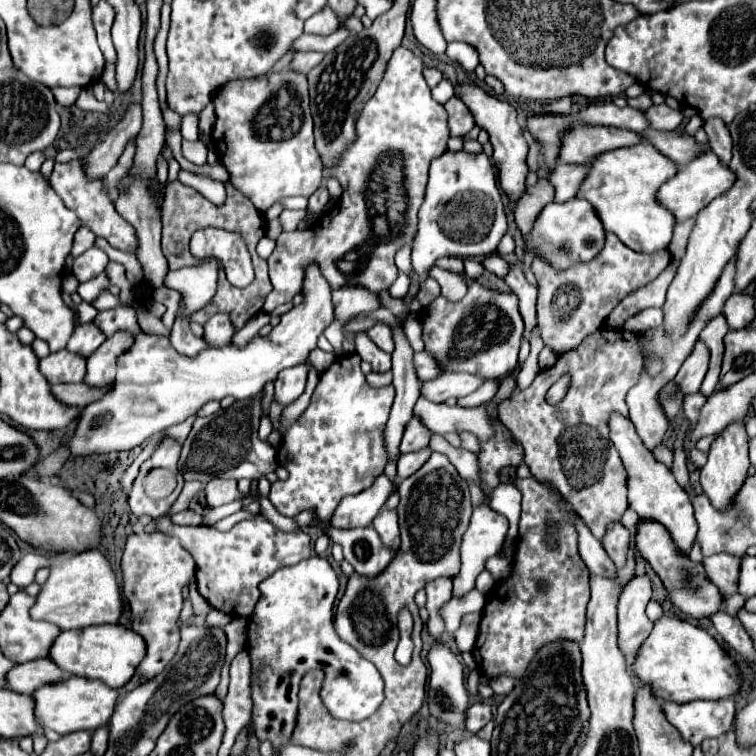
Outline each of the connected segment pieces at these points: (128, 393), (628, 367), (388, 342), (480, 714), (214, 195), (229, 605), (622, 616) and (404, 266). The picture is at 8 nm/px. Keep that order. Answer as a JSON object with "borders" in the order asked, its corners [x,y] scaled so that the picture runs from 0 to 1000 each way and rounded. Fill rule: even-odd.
{"borders":[[[[418,347],[405,349],[399,402],[376,415],[370,429],[362,431],[352,447],[339,444],[323,460],[272,460],[262,471],[249,474],[235,468],[220,444],[188,439],[180,426],[180,413],[172,405],[130,413],[124,426],[130,426],[140,444],[151,442],[151,437],[177,437],[177,442],[183,442],[183,452],[177,452],[177,458],[161,468],[161,474],[156,474],[153,508],[146,521],[108,542],[103,563],[93,577],[79,569],[69,571],[69,577],[77,577],[79,585],[85,585],[85,590],[95,598],[95,603],[132,603],[175,595],[190,587],[206,571],[243,558],[275,529],[294,529],[296,524],[320,529],[341,521],[352,505],[365,503],[370,489],[402,479],[407,468],[418,463],[421,447],[429,442],[439,423],[439,384]]],[[[796,434],[780,442],[780,447],[749,468],[749,474],[738,474],[730,487],[717,489],[696,516],[688,516],[675,532],[659,537],[664,561],[677,569],[680,579],[696,593],[693,611],[704,630],[712,638],[733,643],[791,714],[802,704],[802,693],[820,688],[831,672],[828,624],[804,579],[804,553],[808,545],[831,552],[825,524],[844,503],[847,489],[849,468],[844,444],[828,437]],[[743,489],[751,489],[757,497],[754,516],[741,534],[728,537],[720,524]]],[[[497,429],[489,437],[484,437],[484,442],[492,447],[492,452],[497,452],[500,460],[505,460],[508,466],[519,466],[521,463],[521,447],[519,447],[519,434],[511,429]]],[[[630,929],[619,937],[619,950],[616,950],[616,966],[630,971],[635,963],[640,963],[651,952],[651,937],[643,929]]],[[[238,228],[235,238],[241,238],[249,246],[257,246],[267,259],[272,259],[280,270],[294,270],[294,265],[299,265],[299,251],[291,241],[270,235],[270,233],[259,233],[259,230],[249,230],[249,228]]],[[[349,683],[320,688],[302,704],[291,704],[283,696],[233,696],[225,685],[209,685],[209,701],[230,706],[257,735],[262,783],[280,804],[304,815],[331,815],[344,791],[341,772],[349,765],[360,762],[368,751],[389,749],[413,735],[410,709],[399,701],[370,704]]],[[[841,762],[820,788],[817,796],[817,849],[833,878],[844,854],[857,844],[862,833],[862,820],[852,812],[852,804],[862,788],[862,770],[860,765]]],[[[534,325],[532,331],[526,331],[526,336],[524,336],[524,352],[534,362],[545,360],[545,344],[542,344],[542,328],[540,325]]]]}

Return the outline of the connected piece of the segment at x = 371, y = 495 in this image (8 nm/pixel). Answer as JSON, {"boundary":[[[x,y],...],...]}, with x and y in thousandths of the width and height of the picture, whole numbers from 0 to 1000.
{"boundary":[[[508,627],[500,630],[495,640],[481,651],[452,659],[442,683],[437,685],[437,696],[450,701],[489,696],[497,680],[505,675],[511,659],[521,651],[521,646],[524,643]]]}

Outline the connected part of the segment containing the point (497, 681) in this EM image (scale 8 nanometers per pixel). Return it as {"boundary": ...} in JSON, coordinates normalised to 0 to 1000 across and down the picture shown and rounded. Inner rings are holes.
{"boundary":[[[660,894],[652,897],[648,907],[657,919],[671,919],[680,910],[680,898],[675,894]]]}

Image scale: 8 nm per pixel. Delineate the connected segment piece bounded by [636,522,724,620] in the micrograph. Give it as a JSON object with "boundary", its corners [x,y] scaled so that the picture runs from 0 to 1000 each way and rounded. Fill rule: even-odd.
{"boundary":[[[849,690],[844,696],[844,706],[841,706],[841,725],[847,728],[847,733],[860,743],[860,749],[865,751],[865,757],[873,762],[878,778],[886,786],[886,796],[899,804],[905,812],[915,815],[915,817],[934,817],[942,815],[944,810],[950,810],[958,799],[958,788],[955,783],[939,770],[929,743],[915,743],[907,733],[902,733],[894,722],[892,714],[886,709],[886,704],[870,693],[870,690]]]}

